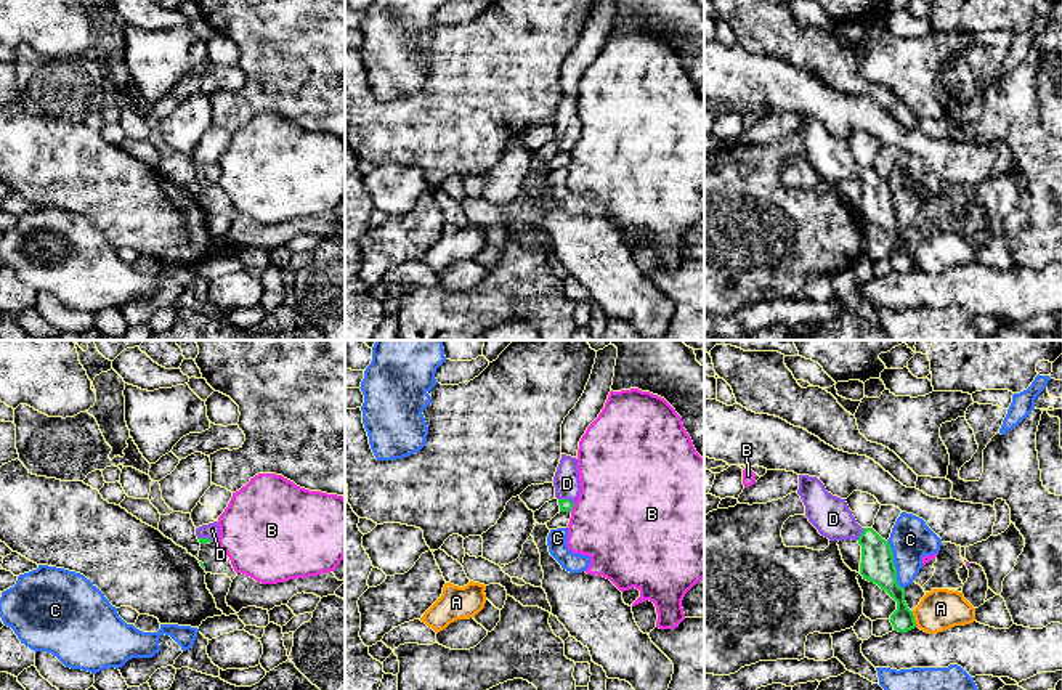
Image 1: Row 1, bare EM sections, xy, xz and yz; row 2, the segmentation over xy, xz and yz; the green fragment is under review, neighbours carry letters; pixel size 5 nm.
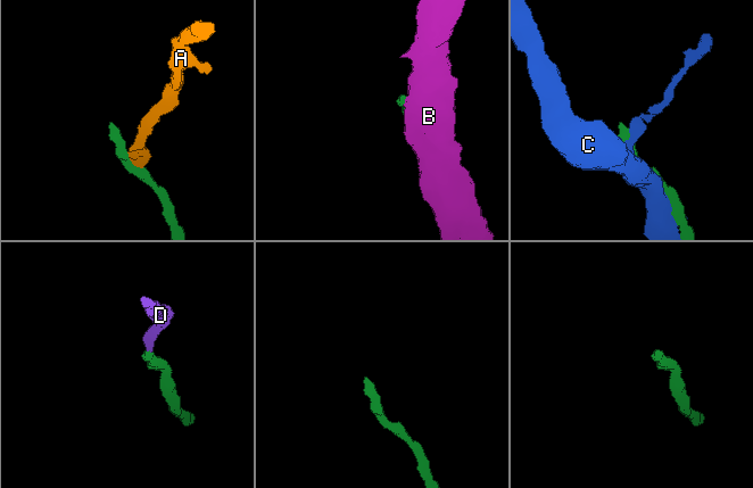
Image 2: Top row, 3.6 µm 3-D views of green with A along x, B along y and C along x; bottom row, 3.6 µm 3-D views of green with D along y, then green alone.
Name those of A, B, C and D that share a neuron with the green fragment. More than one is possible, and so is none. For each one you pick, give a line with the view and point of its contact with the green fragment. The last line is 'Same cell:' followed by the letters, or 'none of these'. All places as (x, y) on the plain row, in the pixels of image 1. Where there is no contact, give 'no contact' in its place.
D: contact xz (567, 140)
Same cell: D

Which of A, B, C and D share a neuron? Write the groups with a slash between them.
A / B / C / D

